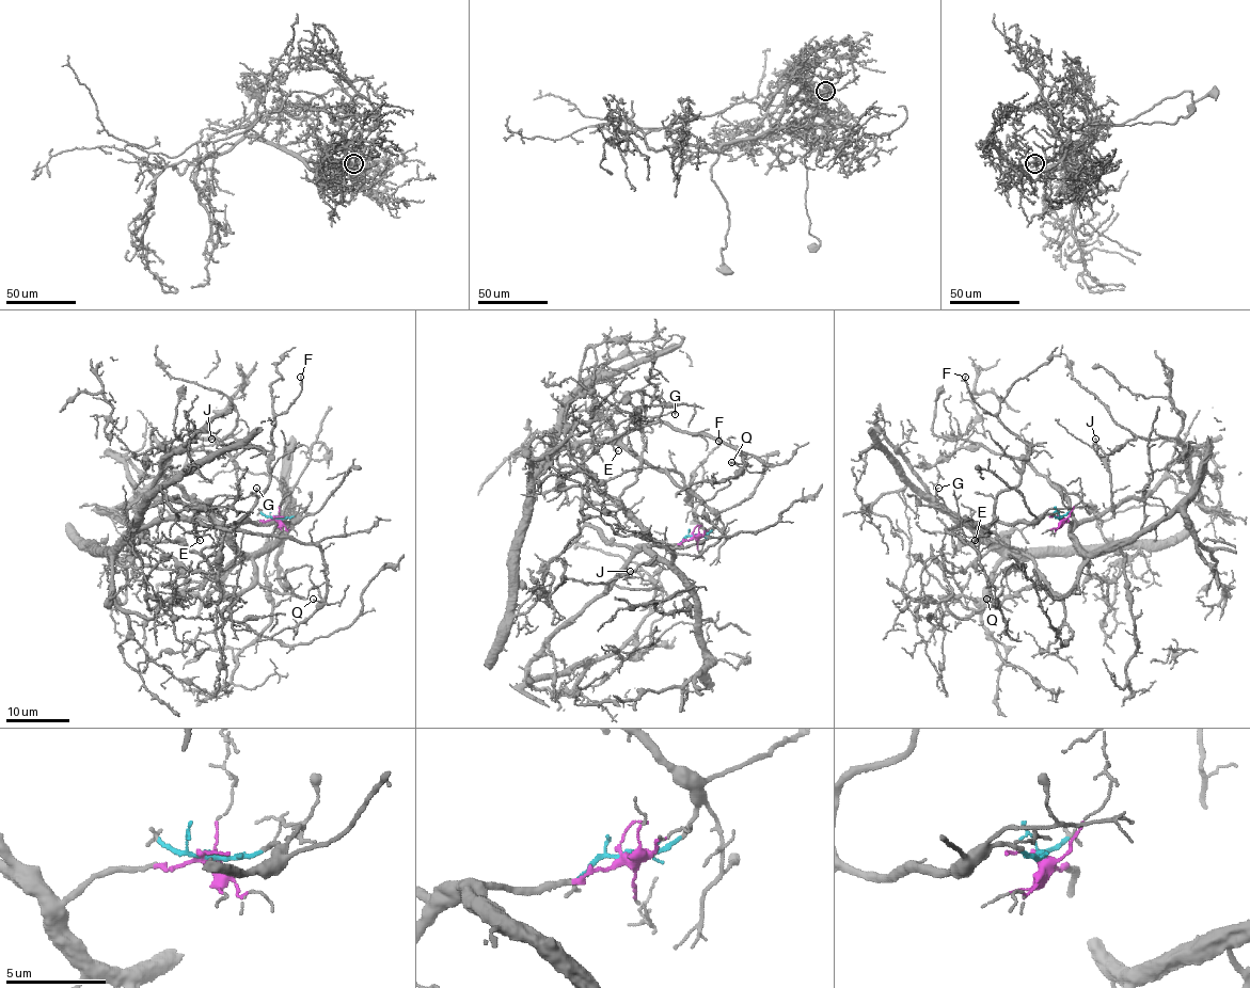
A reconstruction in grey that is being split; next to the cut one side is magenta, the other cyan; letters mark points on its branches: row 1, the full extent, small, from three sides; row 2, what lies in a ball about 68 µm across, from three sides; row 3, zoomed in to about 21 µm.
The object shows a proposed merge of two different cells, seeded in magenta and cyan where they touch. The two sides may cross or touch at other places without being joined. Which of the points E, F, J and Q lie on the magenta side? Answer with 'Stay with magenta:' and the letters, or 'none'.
Stay with magenta: J

